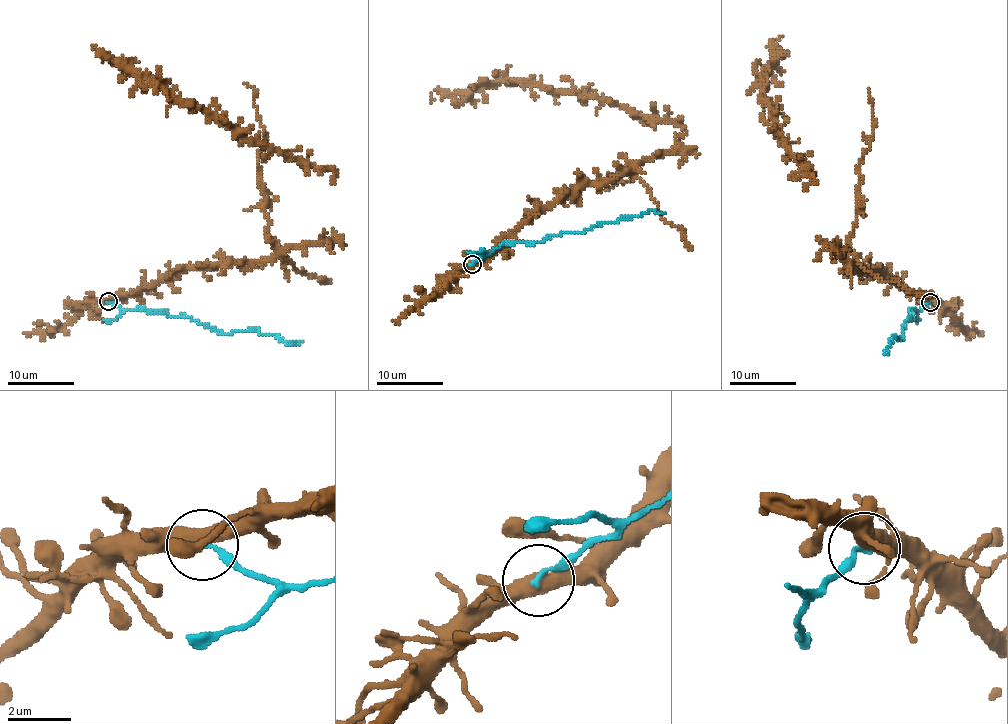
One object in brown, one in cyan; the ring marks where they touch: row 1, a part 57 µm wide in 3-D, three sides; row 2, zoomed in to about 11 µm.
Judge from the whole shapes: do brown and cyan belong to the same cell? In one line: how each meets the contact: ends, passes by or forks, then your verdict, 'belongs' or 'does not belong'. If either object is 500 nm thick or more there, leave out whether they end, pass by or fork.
brown passes by; cyan ends there; does not belong

